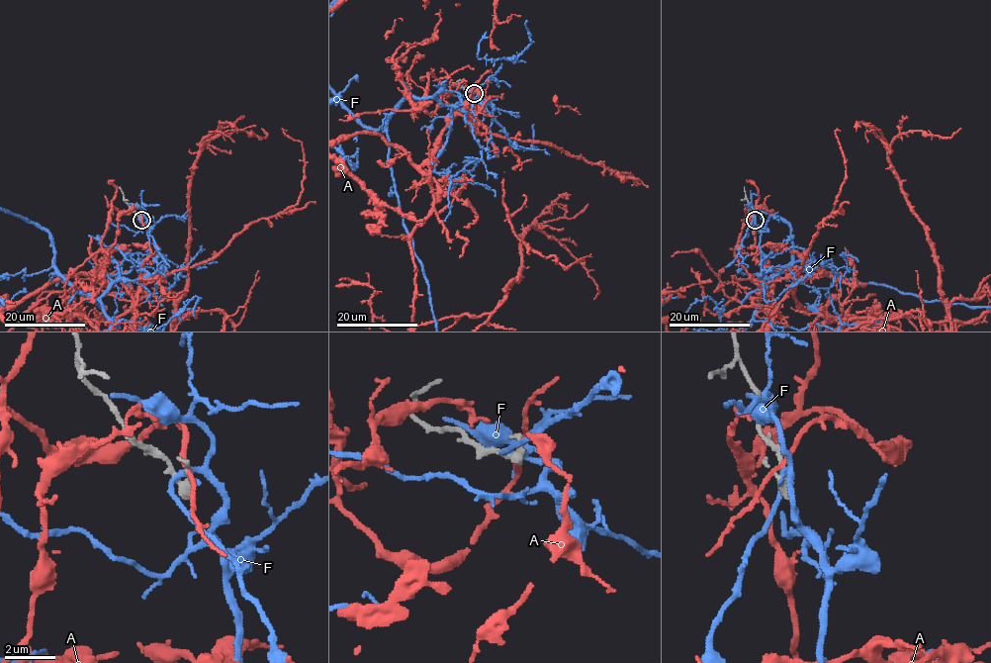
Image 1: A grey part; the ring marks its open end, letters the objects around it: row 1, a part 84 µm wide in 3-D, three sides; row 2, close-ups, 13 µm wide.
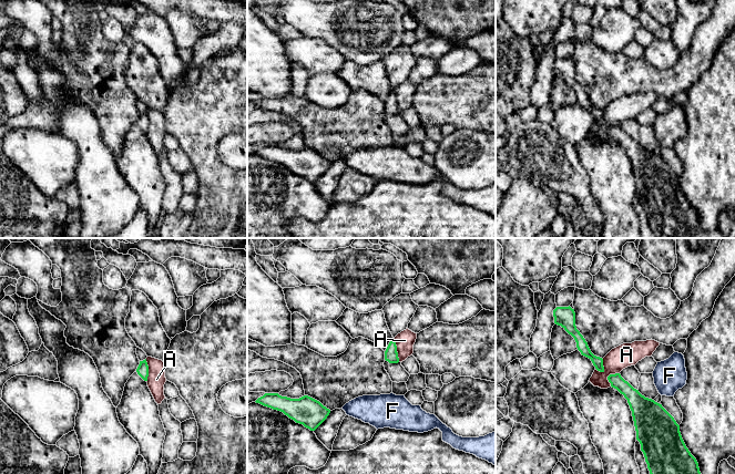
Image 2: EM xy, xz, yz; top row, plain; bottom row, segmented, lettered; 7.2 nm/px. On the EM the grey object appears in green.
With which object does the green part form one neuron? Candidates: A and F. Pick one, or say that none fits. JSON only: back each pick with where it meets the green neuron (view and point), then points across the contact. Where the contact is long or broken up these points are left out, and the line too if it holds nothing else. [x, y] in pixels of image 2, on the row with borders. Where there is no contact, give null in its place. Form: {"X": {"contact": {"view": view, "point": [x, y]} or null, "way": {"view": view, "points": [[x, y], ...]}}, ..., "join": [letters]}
{"join": []}

